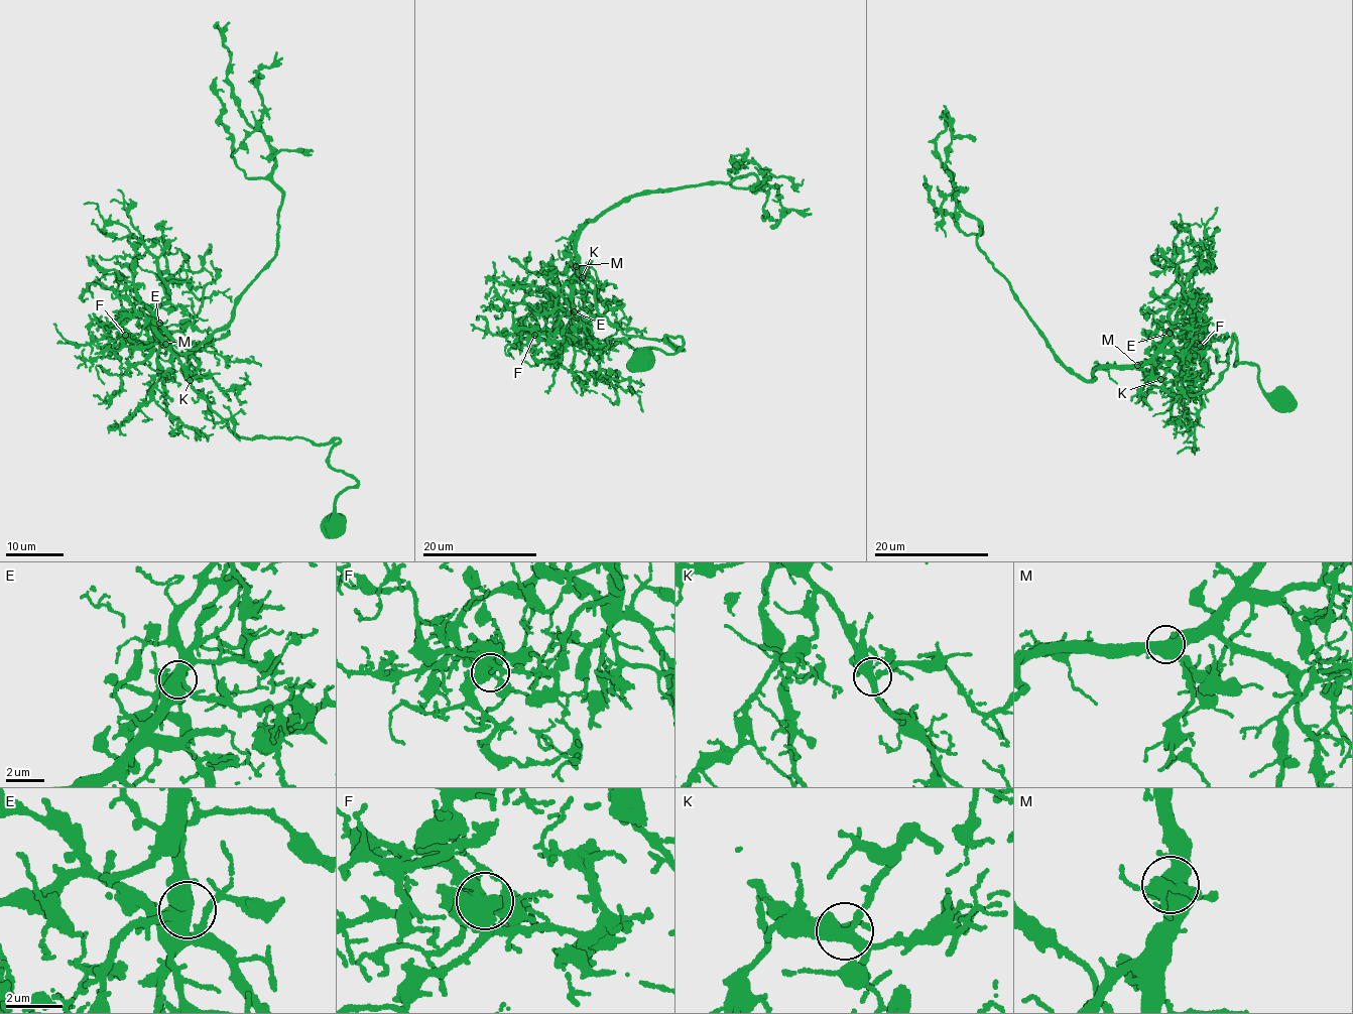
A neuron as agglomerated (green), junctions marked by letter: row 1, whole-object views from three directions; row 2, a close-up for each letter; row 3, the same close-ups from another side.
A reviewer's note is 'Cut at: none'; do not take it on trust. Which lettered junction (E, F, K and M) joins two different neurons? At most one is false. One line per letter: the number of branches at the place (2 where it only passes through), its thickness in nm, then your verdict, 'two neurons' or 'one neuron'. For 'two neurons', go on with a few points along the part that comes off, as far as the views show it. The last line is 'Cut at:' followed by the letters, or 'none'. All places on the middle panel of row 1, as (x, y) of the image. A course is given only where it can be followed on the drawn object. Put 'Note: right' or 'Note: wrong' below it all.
E: branches 3; calibre 460 nm; one neuron
F: branches 3; calibre 500 nm; one neuron
K: branches 3; calibre 380 nm; one neuron
M: branches 3; calibre 480 nm; one neuron
Cut at: none
Note: right

